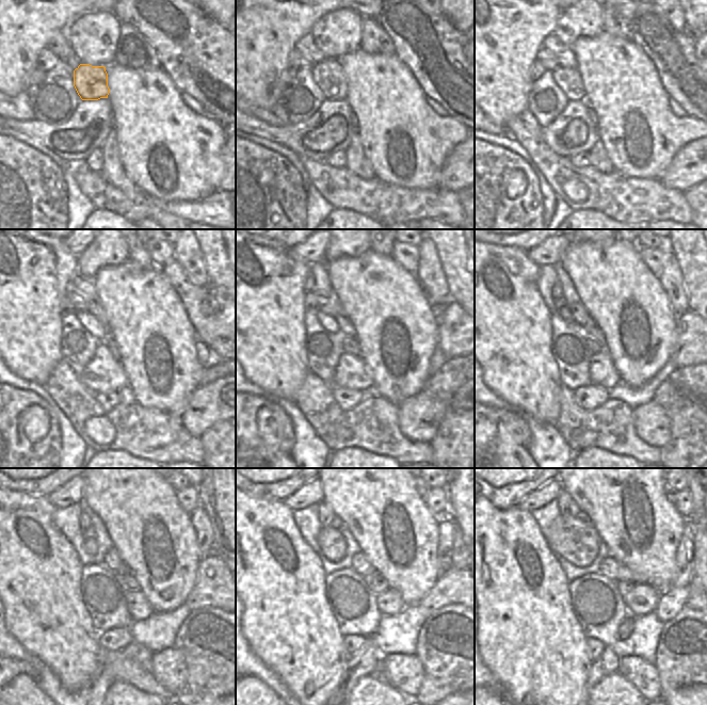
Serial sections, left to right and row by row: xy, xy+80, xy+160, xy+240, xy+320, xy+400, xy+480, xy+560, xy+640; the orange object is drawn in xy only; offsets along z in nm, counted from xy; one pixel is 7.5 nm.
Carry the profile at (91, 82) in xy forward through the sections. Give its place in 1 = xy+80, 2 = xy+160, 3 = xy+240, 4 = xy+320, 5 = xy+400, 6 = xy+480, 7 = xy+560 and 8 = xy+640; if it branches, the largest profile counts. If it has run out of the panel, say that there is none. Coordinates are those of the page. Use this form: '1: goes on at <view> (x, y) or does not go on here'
1: goes on at xy+80 (328, 76)
2: goes on at xy+160 (568, 80)
3: goes on at xy+240 (87, 320)
4: goes on at xy+320 (327, 322)
5: goes on at xy+400 (563, 311)
6: goes on at xy+480 (90, 545)
7: goes on at xy+560 (332, 543)
8: goes on at xy+640 (574, 539)

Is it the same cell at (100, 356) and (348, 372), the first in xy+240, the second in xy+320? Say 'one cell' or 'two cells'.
one cell

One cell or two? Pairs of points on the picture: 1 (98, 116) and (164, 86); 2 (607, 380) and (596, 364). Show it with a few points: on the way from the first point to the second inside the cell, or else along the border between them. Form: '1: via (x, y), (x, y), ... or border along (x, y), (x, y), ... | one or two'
1: border along (107, 98), (113, 122) | two
2: via (606, 375), (600, 368) | one

